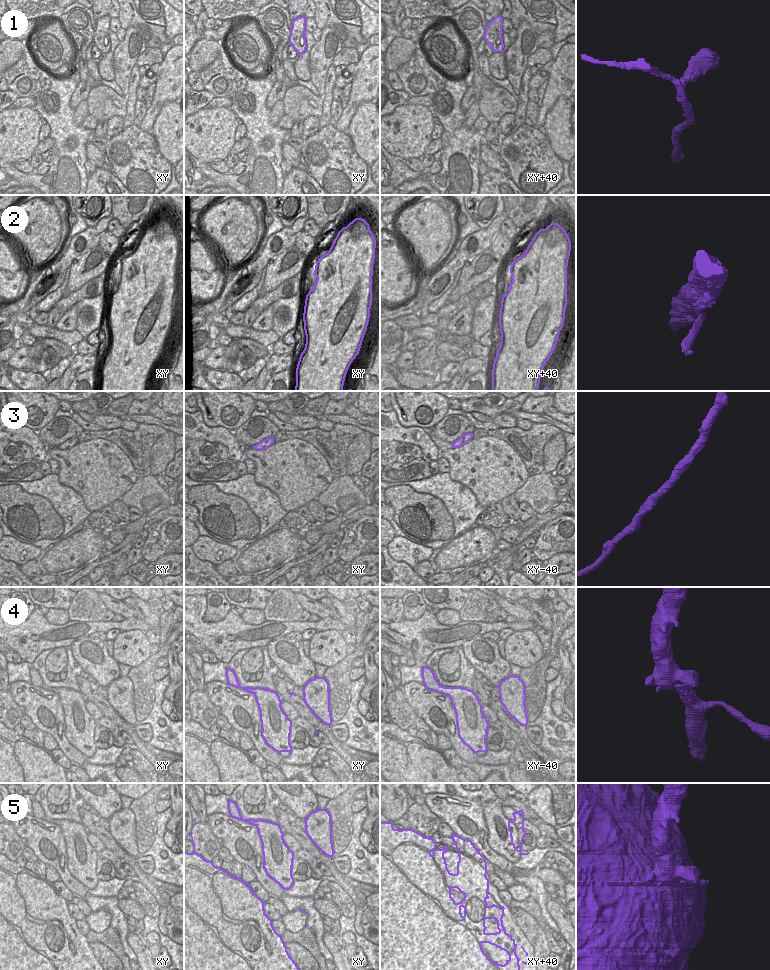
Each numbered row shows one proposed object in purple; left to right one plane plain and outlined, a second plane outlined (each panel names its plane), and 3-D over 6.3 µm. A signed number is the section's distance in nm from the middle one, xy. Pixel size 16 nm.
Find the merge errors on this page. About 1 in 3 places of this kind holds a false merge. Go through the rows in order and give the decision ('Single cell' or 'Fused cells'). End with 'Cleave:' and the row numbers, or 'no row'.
1: Single cell
2: Fused cells
3: Single cell
4: Single cell
5: Fused cells
Cleave: 2, 5.

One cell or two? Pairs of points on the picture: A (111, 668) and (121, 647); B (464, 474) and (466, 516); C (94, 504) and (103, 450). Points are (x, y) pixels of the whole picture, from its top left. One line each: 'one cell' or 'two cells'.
A: two cells
B: two cells
C: one cell

